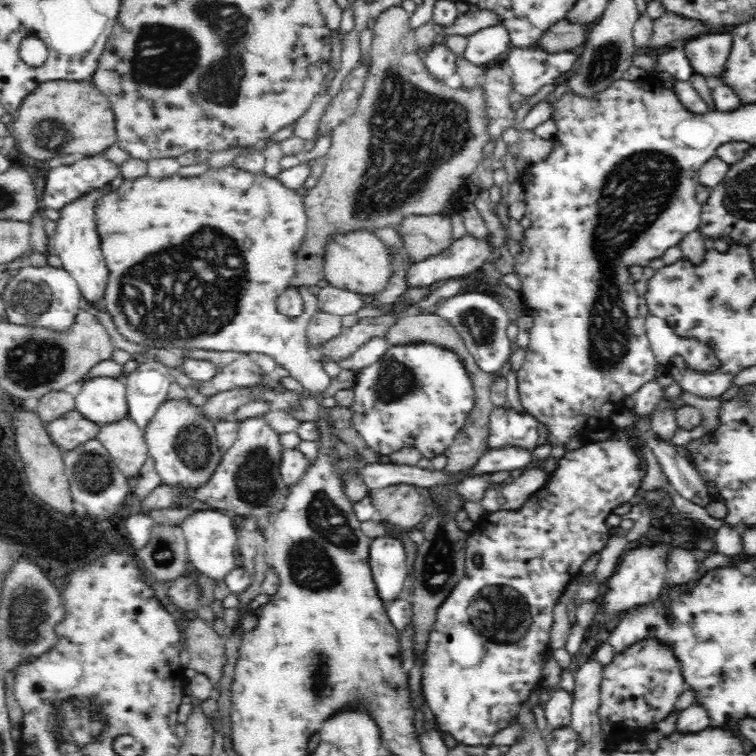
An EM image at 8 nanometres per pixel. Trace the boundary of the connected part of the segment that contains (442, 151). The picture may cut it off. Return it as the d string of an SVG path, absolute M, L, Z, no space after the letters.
M392 6L382 11L373 28L369 73L356 112L352 118L332 130L331 145L321 159L323 172L317 184L303 196L307 216L307 228L297 254L295 274L291 287L307 287L315 290L325 278L323 266L328 244L336 235L367 230L371 233L380 228L398 224L406 217L442 213L455 190L465 178L476 170L482 148L487 143L484 113L485 97L482 86L473 89L452 88L438 82L416 54L415 29L409 23L411 15L401 6Z

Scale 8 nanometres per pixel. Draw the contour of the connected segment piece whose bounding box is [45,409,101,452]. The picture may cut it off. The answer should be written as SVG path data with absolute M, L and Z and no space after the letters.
M76 409L67 411L66 414L45 425L50 437L63 452L96 439L101 428L101 424L84 418Z

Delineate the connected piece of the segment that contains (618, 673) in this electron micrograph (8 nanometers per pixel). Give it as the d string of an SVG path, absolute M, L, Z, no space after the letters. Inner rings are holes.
M650 639L616 653L612 661L603 666L599 688L600 710L597 713L601 722L601 737L608 747L621 735L642 738L674 712L674 704L686 690L686 683L678 670L674 653L670 652L658 641ZM606 722L612 722L614 726L606 725Z

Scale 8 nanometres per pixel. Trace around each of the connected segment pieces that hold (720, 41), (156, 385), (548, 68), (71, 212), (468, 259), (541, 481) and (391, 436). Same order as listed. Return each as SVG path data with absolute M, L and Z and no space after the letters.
M729 32L698 36L690 40L683 48L693 66L693 72L707 76L715 83L730 54L730 42Z
M148 360L128 374L124 381L129 417L144 429L146 422L156 414L158 406L168 396L174 378L164 364Z
M514 47L502 59L511 70L513 89L518 94L532 97L542 86L572 70L576 52L550 53L540 48Z
M118 175L114 180L106 182L106 188L95 187L80 195L66 206L60 208L60 218L56 221L56 231L53 237L49 238L54 254L57 254L62 261L64 270L70 272L80 288L82 297L93 307L102 302L103 291L106 289L106 282L109 274L106 266L105 255L101 249L101 235L97 229L97 213L101 198L113 190L120 188L123 178Z
M466 234L459 240L453 240L452 244L440 254L428 257L417 263L409 263L405 273L408 289L417 287L430 287L434 283L448 281L455 277L474 274L481 266L491 260L492 246L488 237L476 238L471 234Z
M542 469L523 470L516 474L513 483L497 489L487 489L480 504L488 512L518 510L532 494L550 482L548 474Z
M410 343L389 347L382 358L358 372L352 389L354 402L350 408L354 412L354 430L362 436L366 445L382 455L390 455L406 446L414 446L428 459L444 454L462 436L466 416L474 406L474 389L462 360L449 347L437 343Z

